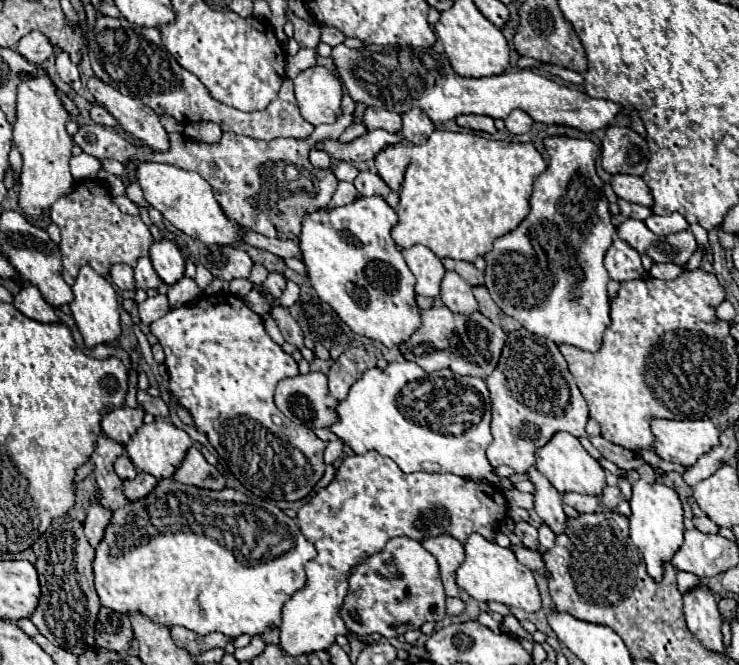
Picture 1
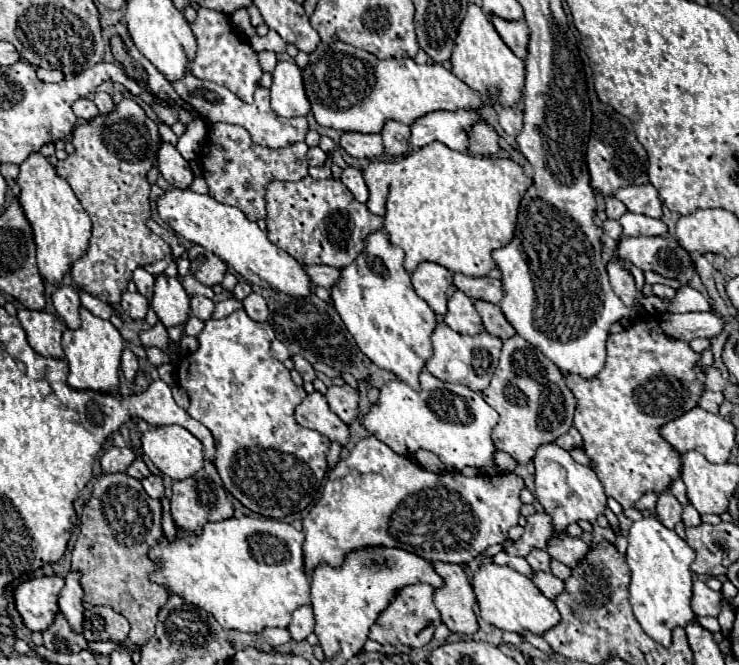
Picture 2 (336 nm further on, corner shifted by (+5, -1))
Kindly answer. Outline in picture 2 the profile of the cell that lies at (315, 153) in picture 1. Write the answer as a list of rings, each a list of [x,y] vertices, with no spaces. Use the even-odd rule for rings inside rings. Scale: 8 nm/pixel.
[[[309,148],[307,160],[309,160],[309,166],[325,166],[327,154],[321,148]]]

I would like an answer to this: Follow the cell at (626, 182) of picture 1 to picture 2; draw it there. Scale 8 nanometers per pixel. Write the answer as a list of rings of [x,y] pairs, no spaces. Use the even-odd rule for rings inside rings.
[[[645,184],[645,186],[627,186],[623,190],[615,192],[615,198],[619,198],[629,212],[635,214],[643,214],[649,218],[661,218],[663,210],[661,210],[661,200],[659,194],[655,190],[653,184]]]

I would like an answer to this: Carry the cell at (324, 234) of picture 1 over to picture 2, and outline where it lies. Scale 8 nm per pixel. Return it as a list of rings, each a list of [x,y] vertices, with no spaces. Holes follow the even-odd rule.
[[[383,230],[371,234],[367,238],[367,246],[359,258],[347,268],[341,270],[341,280],[331,288],[333,306],[339,312],[341,320],[345,322],[347,330],[355,338],[359,350],[381,370],[393,372],[399,380],[409,384],[413,390],[419,392],[419,372],[425,368],[427,360],[433,356],[431,334],[437,326],[437,316],[429,308],[429,304],[419,298],[411,286],[411,276],[403,268],[403,250],[391,246],[387,234]]]

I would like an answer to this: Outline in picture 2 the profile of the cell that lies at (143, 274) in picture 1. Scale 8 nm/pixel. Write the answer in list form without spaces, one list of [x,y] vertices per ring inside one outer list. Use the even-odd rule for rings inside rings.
[[[137,268],[137,270],[133,272],[133,282],[135,282],[139,294],[143,294],[147,300],[153,298],[153,284],[155,284],[155,276],[153,276],[153,274],[149,274],[149,272],[143,270],[143,268]]]

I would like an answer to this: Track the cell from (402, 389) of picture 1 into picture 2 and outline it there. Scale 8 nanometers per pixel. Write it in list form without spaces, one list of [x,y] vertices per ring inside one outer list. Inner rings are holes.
[[[427,370],[421,372],[421,392],[415,392],[401,380],[393,380],[381,388],[381,398],[379,404],[371,406],[369,414],[363,418],[363,426],[381,442],[391,446],[397,454],[407,454],[411,456],[415,450],[425,448],[437,454],[437,458],[445,464],[449,472],[459,472],[465,466],[473,468],[495,468],[495,444],[491,440],[491,430],[495,426],[495,420],[499,420],[499,414],[483,400],[481,392],[473,392],[463,384],[449,384]]]

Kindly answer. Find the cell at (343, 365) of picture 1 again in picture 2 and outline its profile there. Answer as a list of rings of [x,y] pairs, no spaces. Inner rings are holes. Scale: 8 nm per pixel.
[[[331,386],[325,398],[329,402],[329,408],[345,424],[353,424],[359,418],[359,394],[351,386]]]

